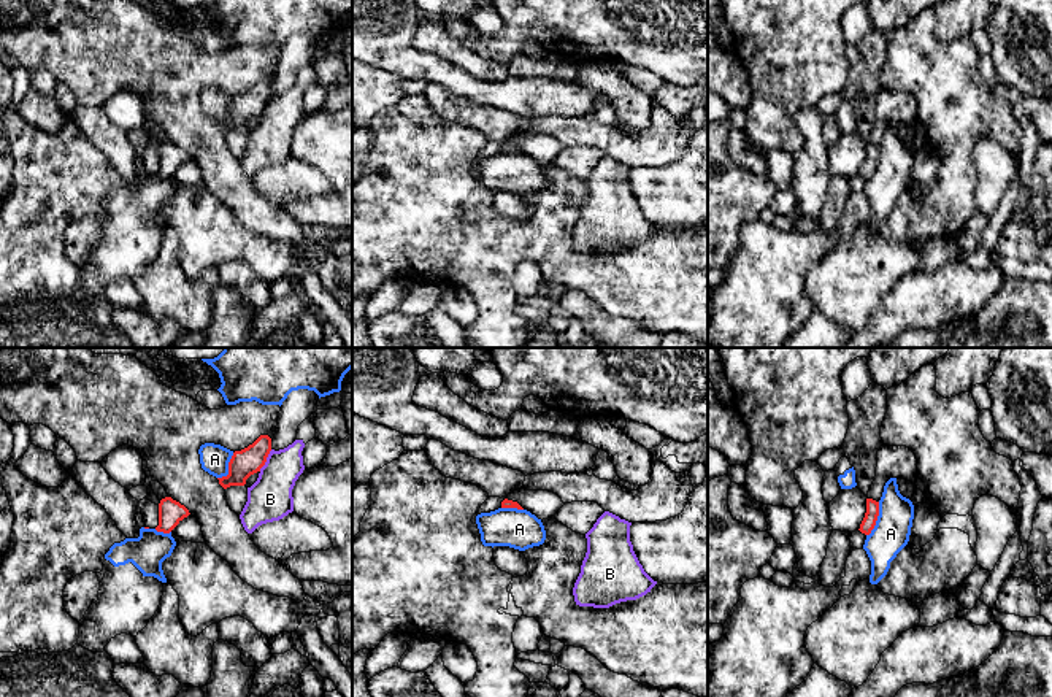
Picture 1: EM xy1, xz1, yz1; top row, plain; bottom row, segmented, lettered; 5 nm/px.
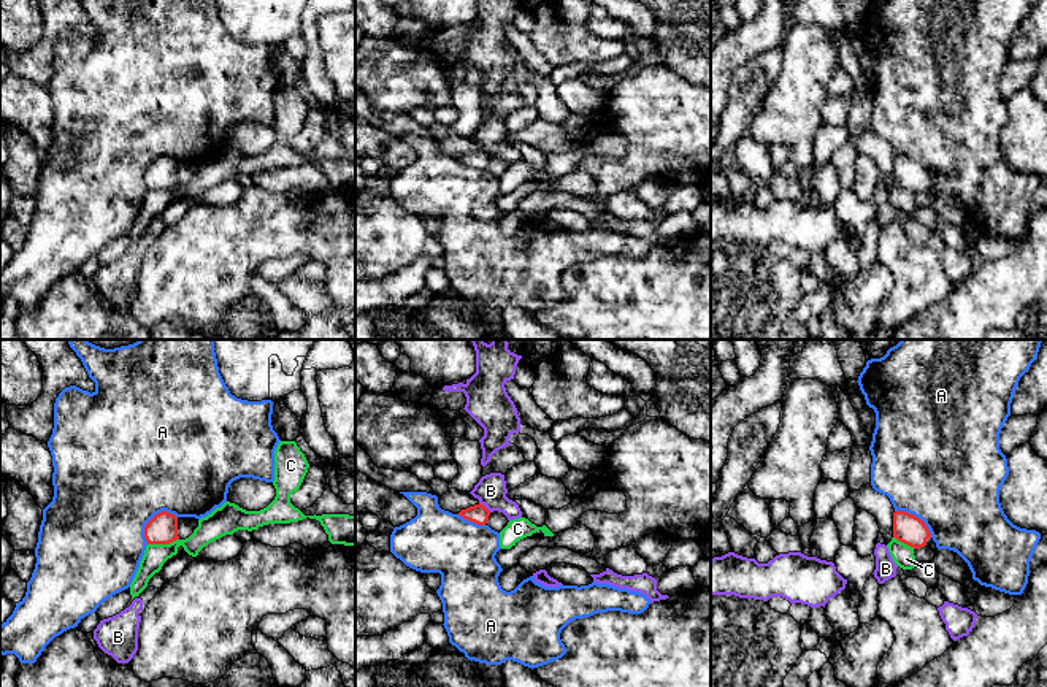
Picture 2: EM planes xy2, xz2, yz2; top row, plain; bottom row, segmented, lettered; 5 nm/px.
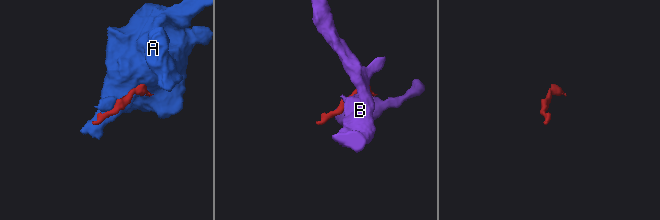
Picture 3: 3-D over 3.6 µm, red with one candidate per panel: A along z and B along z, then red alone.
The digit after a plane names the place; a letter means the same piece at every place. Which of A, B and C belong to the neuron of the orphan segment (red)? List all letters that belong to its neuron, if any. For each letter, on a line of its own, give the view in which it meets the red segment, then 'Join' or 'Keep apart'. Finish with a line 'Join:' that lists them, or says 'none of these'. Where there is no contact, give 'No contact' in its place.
A: Touches red in xy2. Keep apart
B: Touches red in xy1. Keep apart
C: Touches red in xy2. Keep apart
Join: none of these

